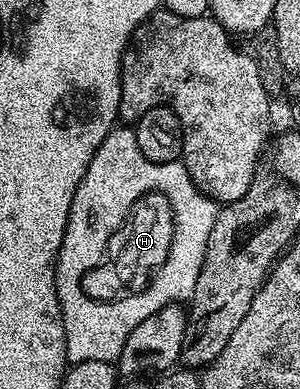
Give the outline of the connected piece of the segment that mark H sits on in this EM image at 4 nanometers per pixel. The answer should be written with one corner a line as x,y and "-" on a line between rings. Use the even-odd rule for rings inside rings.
157,191
142,194
133,202
124,224
112,234
100,265
81,277
81,290
89,299
109,302
125,291
136,292
144,289
152,274
165,262
172,239
173,209
165,194

